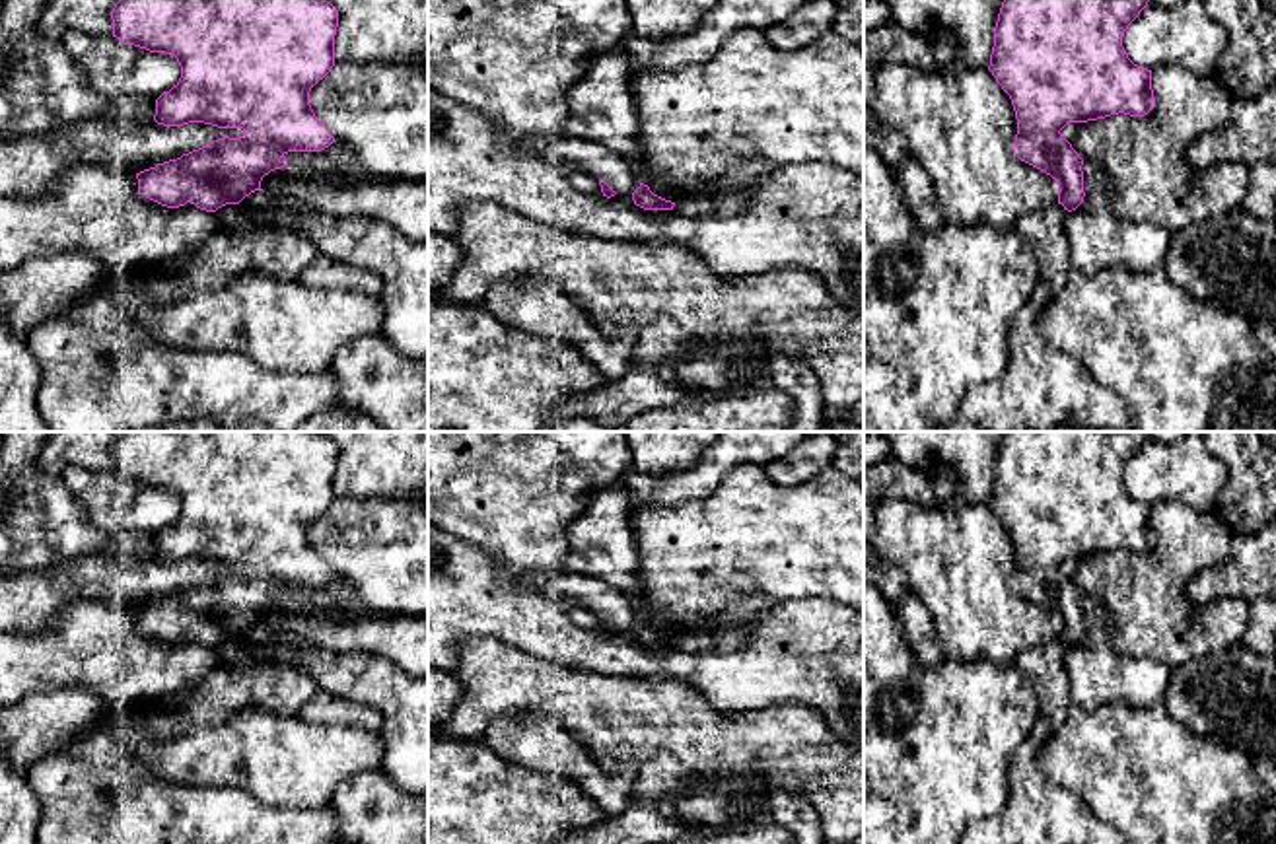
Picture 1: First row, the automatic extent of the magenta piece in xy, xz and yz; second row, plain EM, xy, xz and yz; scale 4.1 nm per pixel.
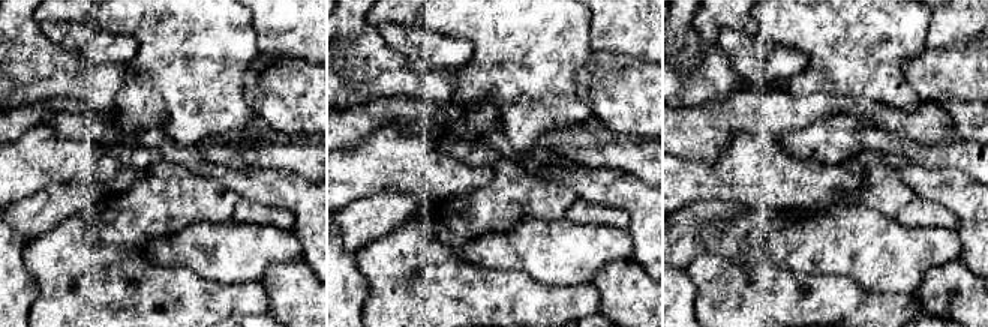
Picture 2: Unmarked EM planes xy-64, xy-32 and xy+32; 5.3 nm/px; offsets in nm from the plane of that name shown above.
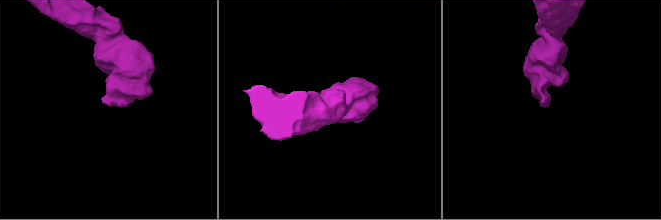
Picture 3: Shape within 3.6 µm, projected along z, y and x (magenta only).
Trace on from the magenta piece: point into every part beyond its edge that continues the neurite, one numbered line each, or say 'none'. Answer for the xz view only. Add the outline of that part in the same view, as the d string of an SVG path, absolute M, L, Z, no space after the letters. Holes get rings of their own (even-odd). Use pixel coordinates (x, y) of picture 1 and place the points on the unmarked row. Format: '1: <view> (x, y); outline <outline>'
1: xz (594, 594); outline M562 568L529 572L519 578L527 587L547 597L605 616L617 630L632 630L642 618L620 591L599 578L568 574Z

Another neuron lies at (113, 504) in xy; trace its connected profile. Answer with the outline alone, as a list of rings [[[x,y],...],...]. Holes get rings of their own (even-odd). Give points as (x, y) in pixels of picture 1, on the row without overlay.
[[[66,467],[60,473],[66,488],[86,508],[89,523],[113,537],[126,533],[158,535],[177,521],[181,502],[175,492],[124,480],[117,473]]]

